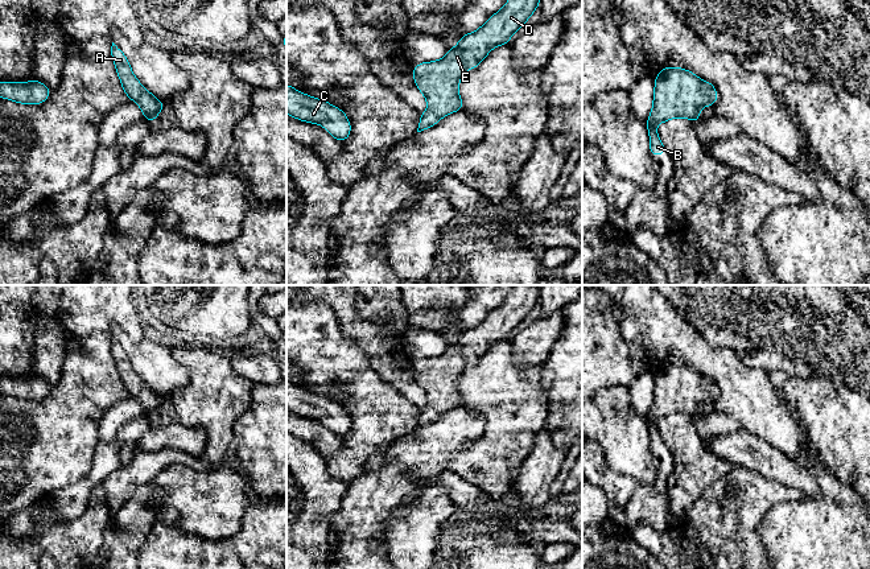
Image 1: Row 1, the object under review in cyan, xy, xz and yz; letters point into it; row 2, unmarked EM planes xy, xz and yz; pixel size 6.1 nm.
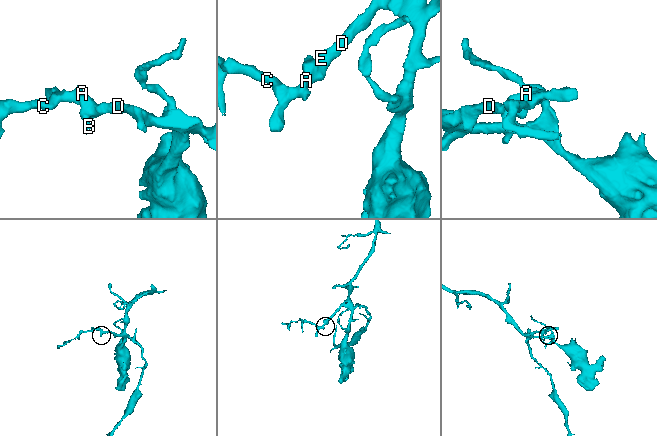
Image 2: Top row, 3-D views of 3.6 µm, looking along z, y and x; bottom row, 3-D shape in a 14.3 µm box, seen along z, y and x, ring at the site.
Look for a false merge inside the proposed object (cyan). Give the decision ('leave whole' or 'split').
leave whole

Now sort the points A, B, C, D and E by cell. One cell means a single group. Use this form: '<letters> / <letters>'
A B C D E

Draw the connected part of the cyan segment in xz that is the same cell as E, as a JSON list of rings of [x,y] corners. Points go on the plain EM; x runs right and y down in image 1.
[[[516,285],[504,302],[494,309],[487,318],[474,329],[463,330],[459,338],[450,345],[442,355],[422,358],[413,362],[413,375],[417,384],[426,393],[428,405],[421,409],[417,428],[437,420],[442,413],[463,404],[458,379],[466,366],[477,363],[491,345],[508,339],[512,330],[519,326],[540,300],[541,285]]]

